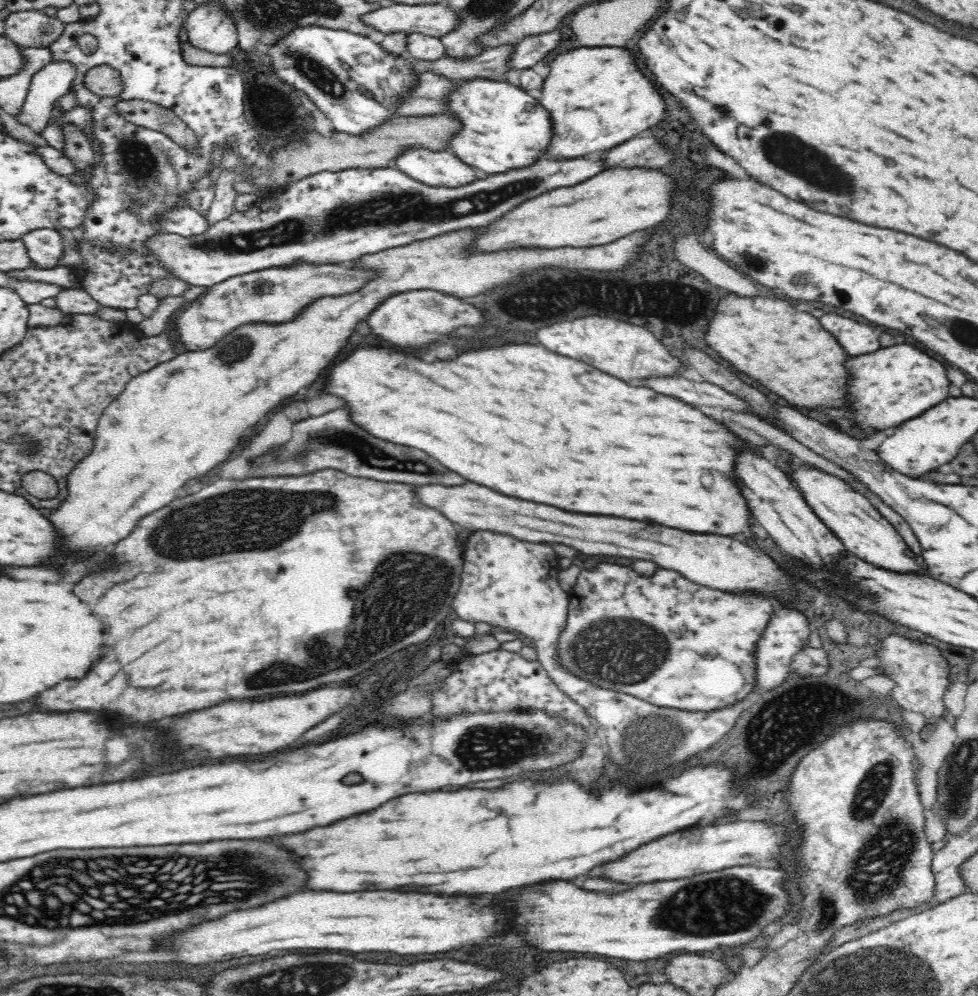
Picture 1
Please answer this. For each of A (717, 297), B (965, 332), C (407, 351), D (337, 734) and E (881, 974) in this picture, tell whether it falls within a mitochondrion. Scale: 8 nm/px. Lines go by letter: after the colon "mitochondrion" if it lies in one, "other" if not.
A: other
B: mitochondrion
C: other
D: other
E: mitochondrion

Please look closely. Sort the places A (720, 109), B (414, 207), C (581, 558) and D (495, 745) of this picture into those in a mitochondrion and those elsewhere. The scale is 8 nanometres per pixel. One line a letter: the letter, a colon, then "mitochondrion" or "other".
A: mitochondrion
B: mitochondrion
C: other
D: mitochondrion

